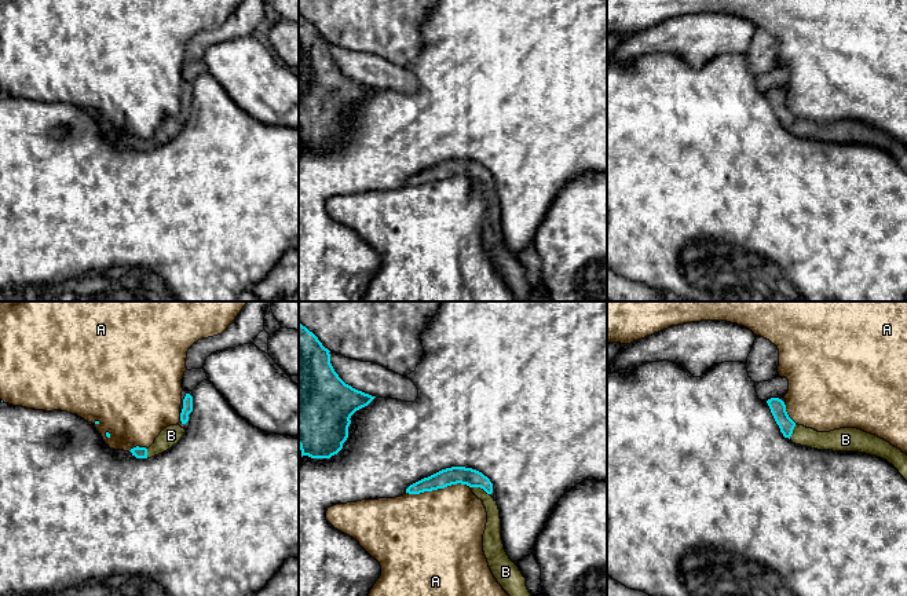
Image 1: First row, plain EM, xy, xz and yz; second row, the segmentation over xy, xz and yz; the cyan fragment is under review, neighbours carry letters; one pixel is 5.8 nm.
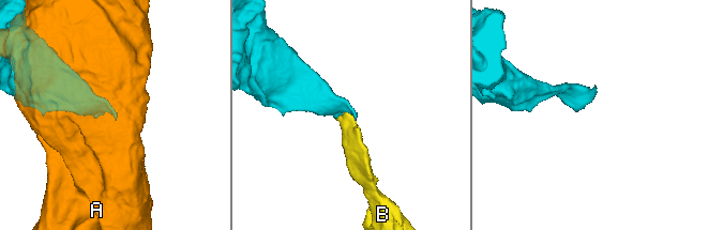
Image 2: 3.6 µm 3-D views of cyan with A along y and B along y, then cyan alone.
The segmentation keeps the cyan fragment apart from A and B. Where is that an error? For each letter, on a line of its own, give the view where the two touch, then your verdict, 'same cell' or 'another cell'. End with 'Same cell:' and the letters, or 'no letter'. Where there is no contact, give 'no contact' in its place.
A: xz | another cell
B: xz | same cell
Same cell: B

